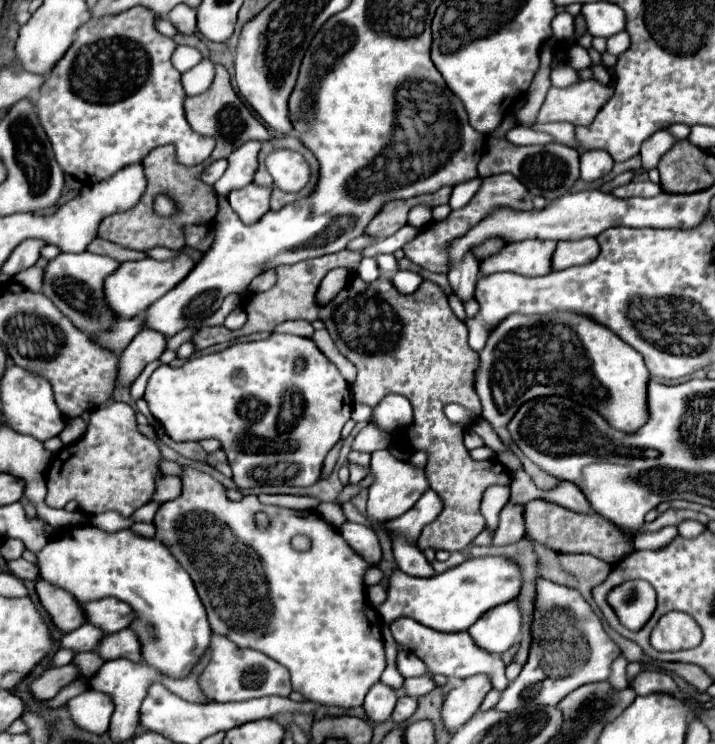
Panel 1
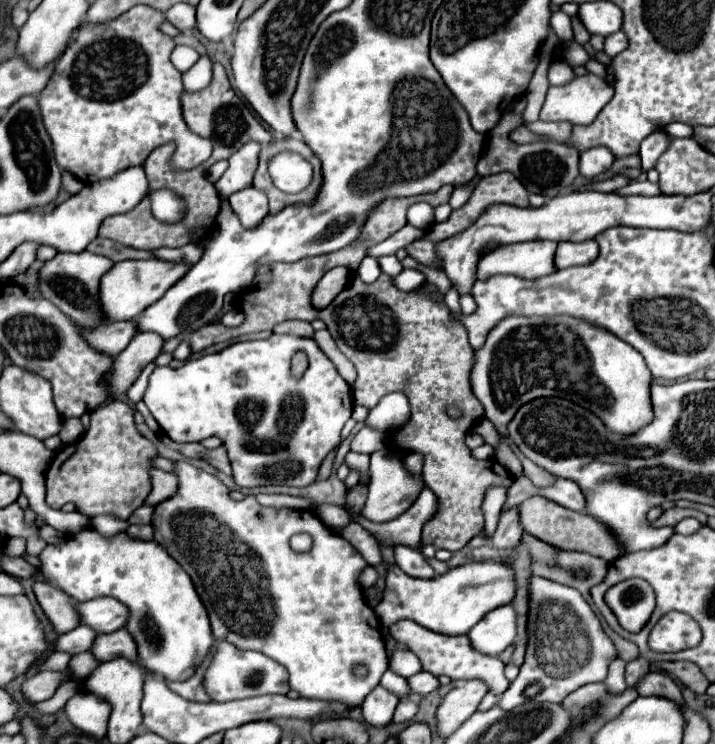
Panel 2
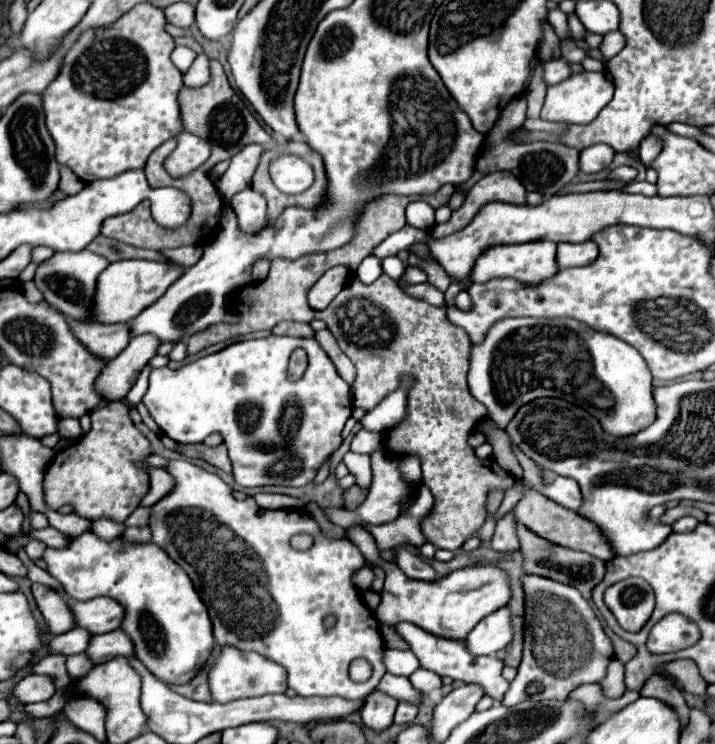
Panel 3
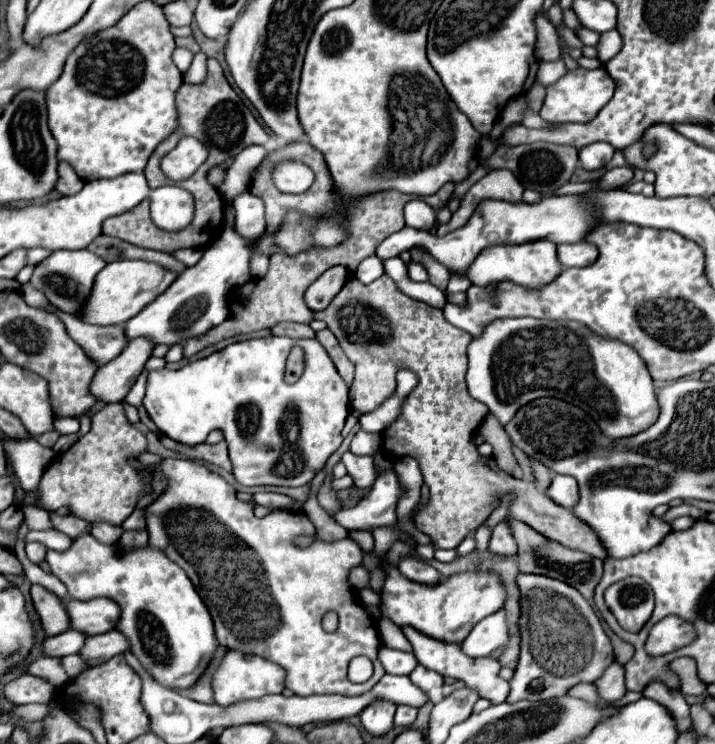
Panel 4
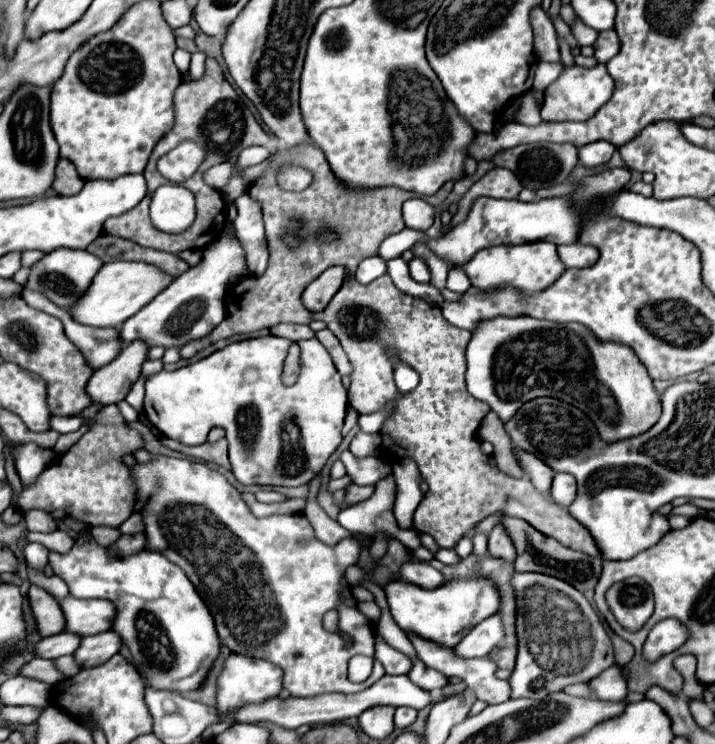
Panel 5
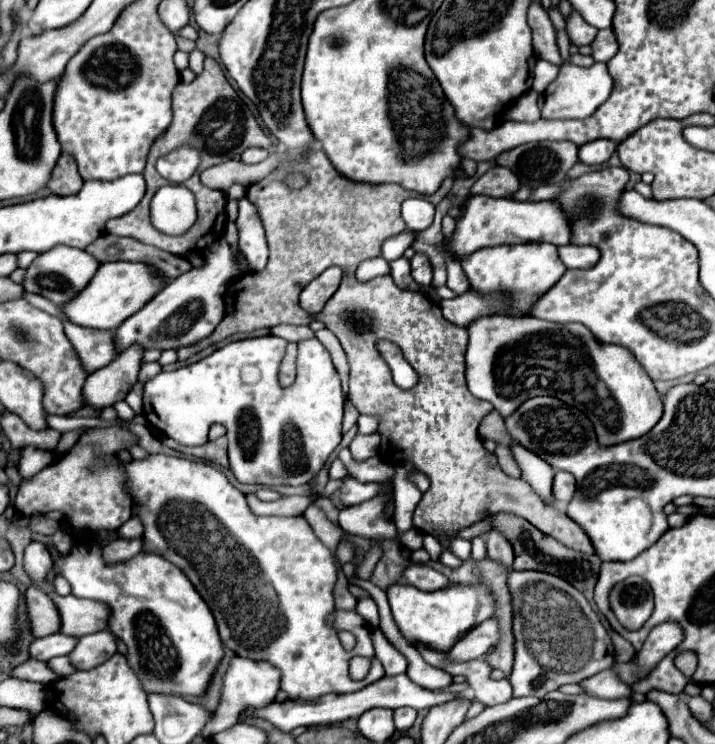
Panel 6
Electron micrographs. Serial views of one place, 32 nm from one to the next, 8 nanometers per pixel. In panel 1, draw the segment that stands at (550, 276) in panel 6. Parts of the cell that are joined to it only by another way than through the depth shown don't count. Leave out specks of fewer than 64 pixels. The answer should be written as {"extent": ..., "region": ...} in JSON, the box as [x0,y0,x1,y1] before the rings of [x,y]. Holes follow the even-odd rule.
{"extent":[480,240,556,276],"region":[[[522,240],[506,244],[500,252],[480,262],[480,274],[490,276],[494,272],[516,272],[522,276],[544,276],[552,272],[552,252],[556,242],[550,240]]]}

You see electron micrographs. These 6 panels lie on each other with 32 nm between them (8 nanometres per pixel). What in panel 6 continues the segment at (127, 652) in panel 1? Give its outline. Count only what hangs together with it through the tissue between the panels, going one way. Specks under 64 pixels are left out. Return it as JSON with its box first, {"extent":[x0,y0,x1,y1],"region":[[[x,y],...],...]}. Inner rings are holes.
{"extent":[68,630,116,670],"region":[[[102,630],[94,634],[86,634],[78,638],[74,650],[68,654],[70,664],[76,670],[90,670],[100,666],[102,662],[110,660],[116,654],[116,642],[112,632]]]}

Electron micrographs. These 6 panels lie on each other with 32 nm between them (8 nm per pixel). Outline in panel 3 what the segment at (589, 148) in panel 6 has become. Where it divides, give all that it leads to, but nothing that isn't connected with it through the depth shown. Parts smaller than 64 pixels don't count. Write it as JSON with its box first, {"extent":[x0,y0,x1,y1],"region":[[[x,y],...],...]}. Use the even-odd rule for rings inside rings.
{"extent":[580,144,614,172],"region":[[[594,144],[592,148],[584,148],[580,152],[580,170],[582,172],[600,172],[604,170],[614,158],[612,148],[608,148],[606,144]]]}

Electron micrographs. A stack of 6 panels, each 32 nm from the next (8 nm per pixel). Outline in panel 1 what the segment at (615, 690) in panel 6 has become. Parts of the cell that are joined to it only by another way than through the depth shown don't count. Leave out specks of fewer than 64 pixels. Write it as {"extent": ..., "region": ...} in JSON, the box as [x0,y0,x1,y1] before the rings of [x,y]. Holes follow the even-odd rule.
{"extent":[608,656,629,690],"region":[[[622,656],[612,664],[612,672],[610,672],[610,678],[608,678],[608,682],[612,684],[612,688],[623,690],[629,686],[626,676],[627,665],[628,662]]]}

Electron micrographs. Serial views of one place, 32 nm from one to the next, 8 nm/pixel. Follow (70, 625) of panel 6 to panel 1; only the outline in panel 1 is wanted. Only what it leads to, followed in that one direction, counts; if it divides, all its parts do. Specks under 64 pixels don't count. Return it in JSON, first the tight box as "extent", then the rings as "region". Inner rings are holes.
{"extent":[82,598,132,634],"region":[[[100,598],[86,602],[82,606],[86,622],[96,628],[100,628],[104,634],[112,634],[118,630],[124,630],[132,622],[132,610],[128,604],[116,600],[116,598]]]}

